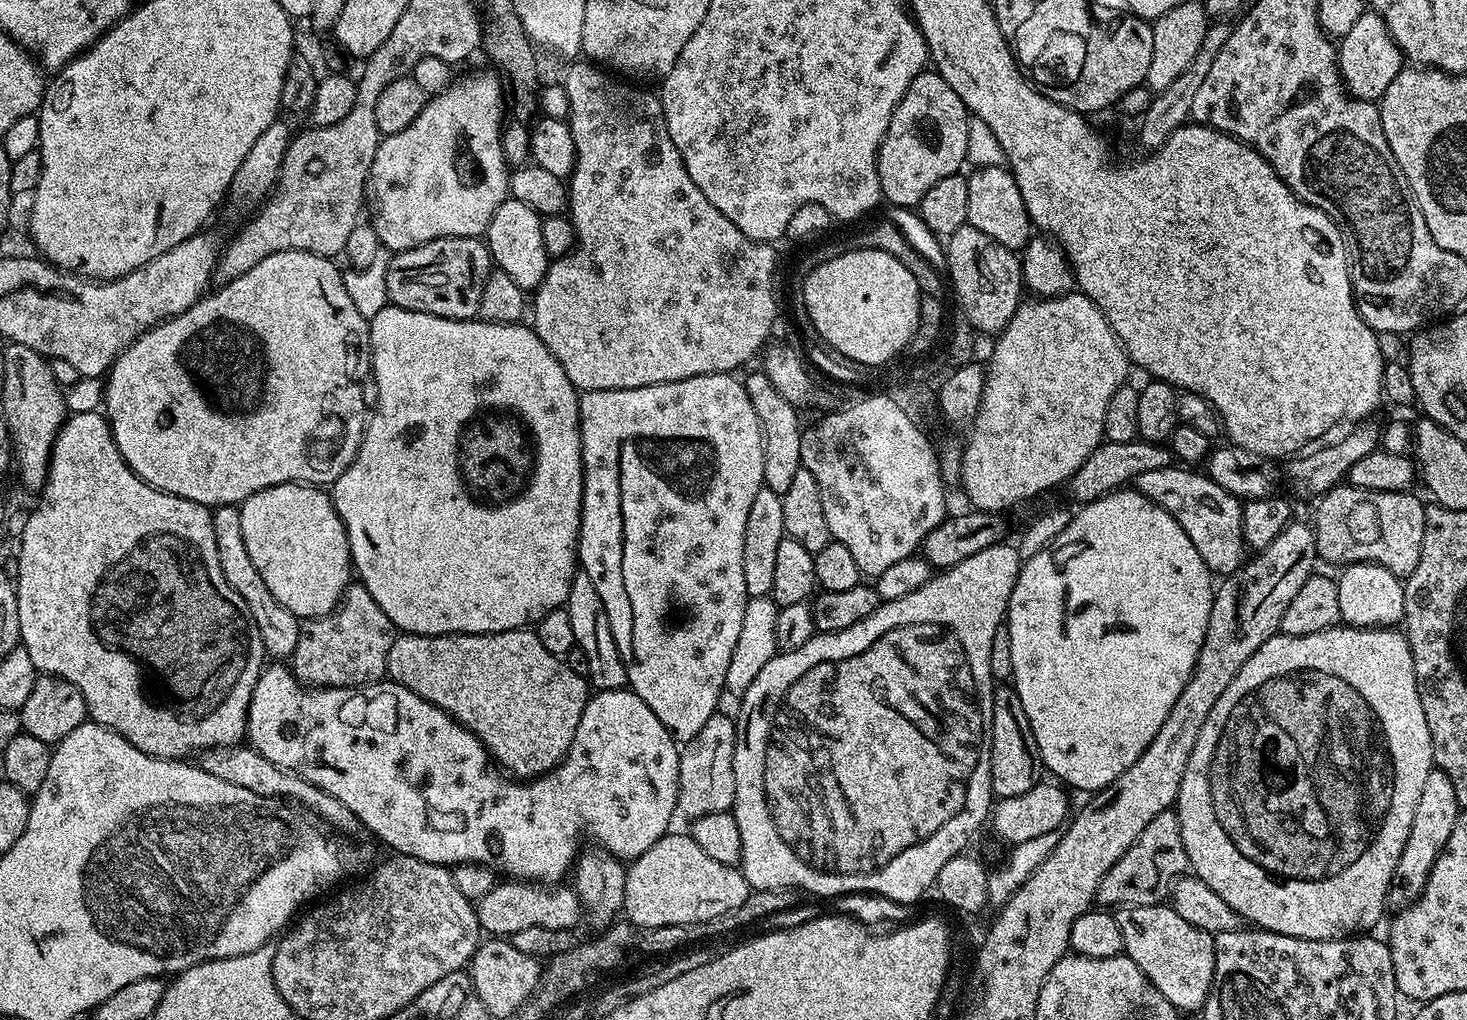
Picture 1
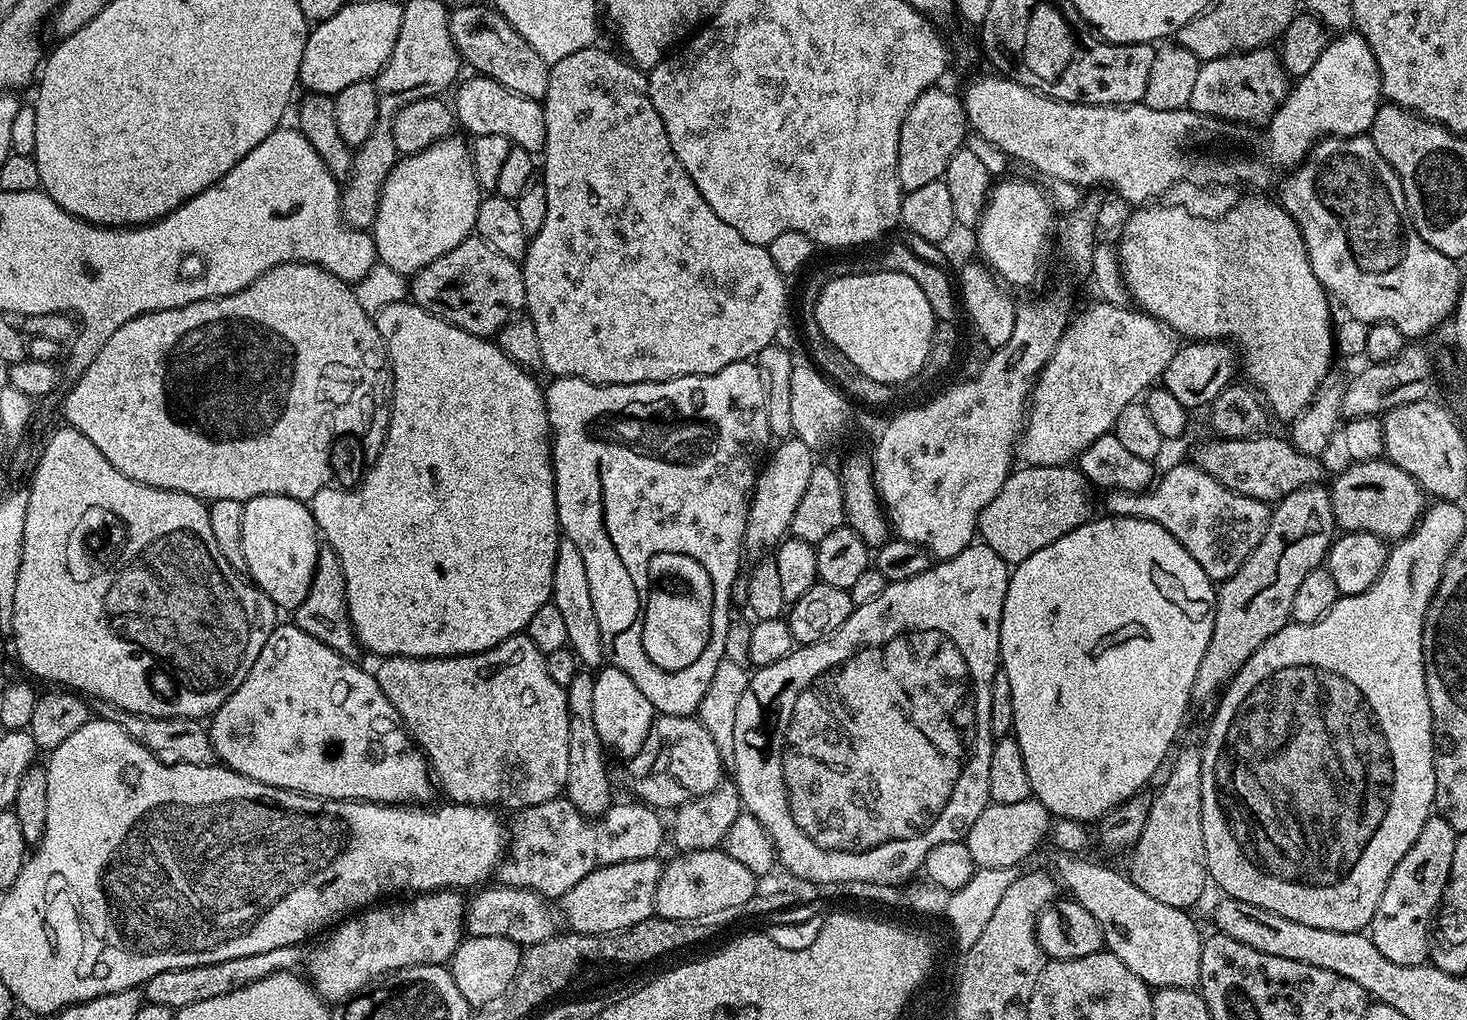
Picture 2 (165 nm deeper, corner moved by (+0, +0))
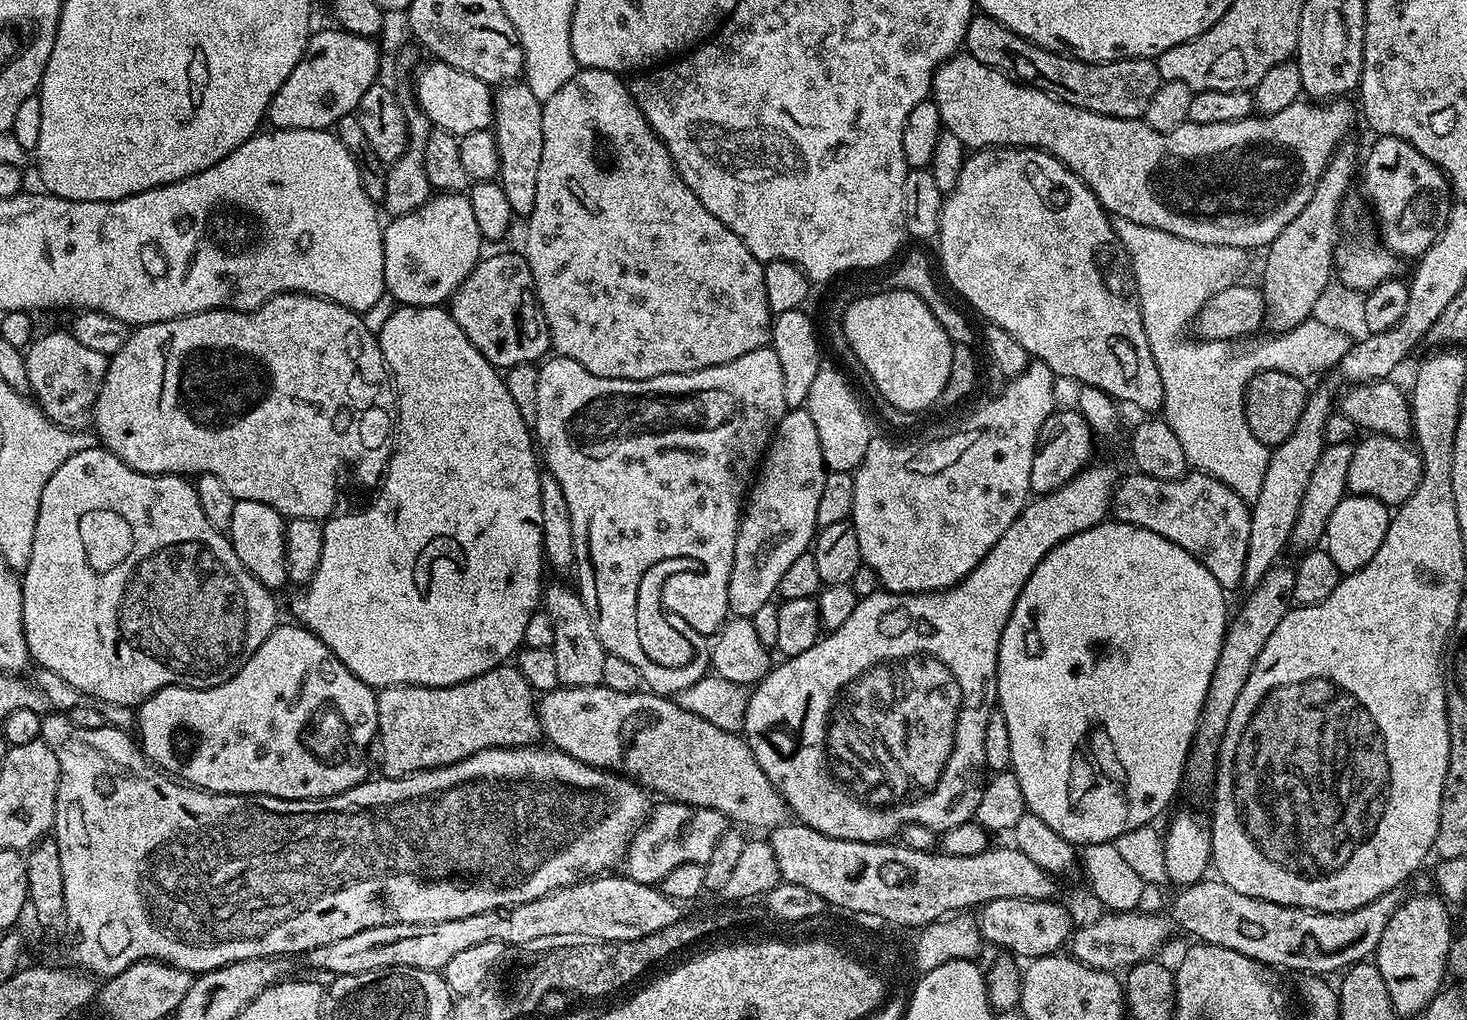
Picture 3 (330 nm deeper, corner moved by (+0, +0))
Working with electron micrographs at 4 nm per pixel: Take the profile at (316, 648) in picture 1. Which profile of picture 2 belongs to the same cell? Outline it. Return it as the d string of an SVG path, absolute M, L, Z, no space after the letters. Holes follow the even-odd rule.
M321 547L310 590L304 601L294 610L294 622L302 630L306 630L310 638L318 638L339 656L355 661L356 655L361 655L360 641L356 639L356 632L352 628L348 613L346 578L342 574L342 562L338 562L338 554L333 548Z

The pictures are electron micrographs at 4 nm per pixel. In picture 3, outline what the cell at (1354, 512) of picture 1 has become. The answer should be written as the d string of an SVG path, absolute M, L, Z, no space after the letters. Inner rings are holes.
M1368 434L1363 437L1365 440L1353 447L1352 457L1350 458L1350 474L1348 475L1349 493L1358 496L1369 496L1378 498L1382 503L1389 506L1399 506L1405 500L1410 498L1410 494L1416 492L1416 487L1420 481L1422 465L1420 462L1420 453L1415 447L1407 448L1409 445L1402 440L1395 440L1389 436L1377 436Z

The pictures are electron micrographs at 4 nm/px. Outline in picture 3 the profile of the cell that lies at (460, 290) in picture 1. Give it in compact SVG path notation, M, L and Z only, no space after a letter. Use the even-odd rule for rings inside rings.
M519 251L500 252L497 256L485 255L479 260L475 270L452 295L450 311L462 334L466 334L466 338L470 338L470 342L474 342L477 350L498 370L507 370L519 364L536 364L549 355L552 346L550 330L546 326L540 303L536 301L536 287L528 259Z

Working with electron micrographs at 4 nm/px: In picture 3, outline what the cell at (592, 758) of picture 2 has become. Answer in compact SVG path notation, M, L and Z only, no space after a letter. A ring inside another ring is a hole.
M560 584L551 587L549 585L544 592L542 602L545 611L551 616L551 621L554 624L554 646L552 653L555 656L557 663L558 680L561 687L566 688L581 688L582 686L599 687L603 683L602 673L605 666L605 658L607 652L601 644L601 640L597 636L597 631L594 630L593 618L585 604L582 602L579 593L575 589L568 589Z

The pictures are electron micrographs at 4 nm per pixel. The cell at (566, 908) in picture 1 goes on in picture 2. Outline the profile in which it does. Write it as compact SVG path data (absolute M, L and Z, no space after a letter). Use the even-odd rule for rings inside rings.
M651 856L650 858L642 858L641 860L631 860L630 862L618 862L617 864L611 864L610 866L606 866L605 868L596 868L594 871L592 871L590 874L586 874L586 878L582 878L582 882L578 882L578 886L570 886L570 890L566 890L566 894L564 896L559 897L558 904L560 904L560 912L559 915L562 917L564 915L564 920L566 923L569 924L567 926L573 933L580 933L582 935L609 935L612 932L618 932L618 931L624 931L628 927L636 926L640 922L642 922L644 919L650 919L654 916L654 913L656 911L656 891L658 890L658 882L662 878L662 874L664 873L664 864L659 861L656 856Z

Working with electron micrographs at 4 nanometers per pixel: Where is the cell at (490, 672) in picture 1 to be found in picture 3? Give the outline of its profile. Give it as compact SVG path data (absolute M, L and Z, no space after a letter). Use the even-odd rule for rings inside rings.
M508 662L499 664L478 678L445 688L403 684L397 688L379 689L376 692L376 709L380 768L390 780L411 776L421 770L450 766L487 748L527 748L535 745L542 736L537 693L532 691L530 682L519 668Z

